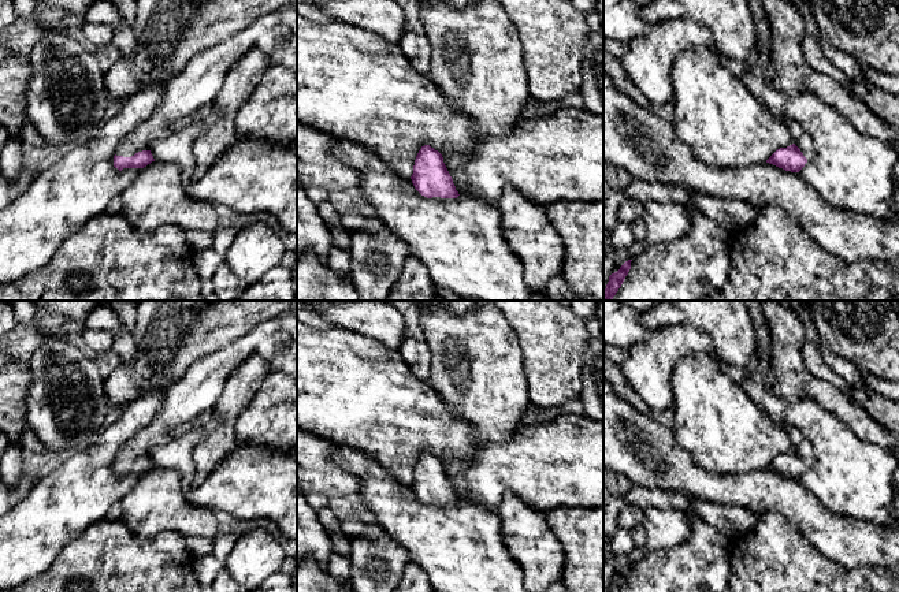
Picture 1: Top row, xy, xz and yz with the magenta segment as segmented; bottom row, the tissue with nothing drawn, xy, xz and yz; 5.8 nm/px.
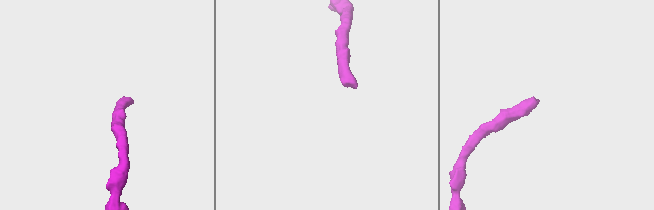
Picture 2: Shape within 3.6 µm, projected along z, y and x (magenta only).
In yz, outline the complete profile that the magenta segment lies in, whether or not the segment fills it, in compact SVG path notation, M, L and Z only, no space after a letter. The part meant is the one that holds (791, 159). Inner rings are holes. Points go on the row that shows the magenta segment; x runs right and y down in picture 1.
M787 120L785 124L792 135L794 144L777 149L766 163L785 171L799 172L814 157L813 141L798 122Z

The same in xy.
M290 0L276 11L257 18L227 41L193 56L181 74L166 82L164 96L151 118L122 138L114 156L114 167L119 171L144 168L155 161L151 146L174 133L174 124L179 119L212 103L223 85L226 72L252 48L263 51L271 66L297 71L297 0Z

